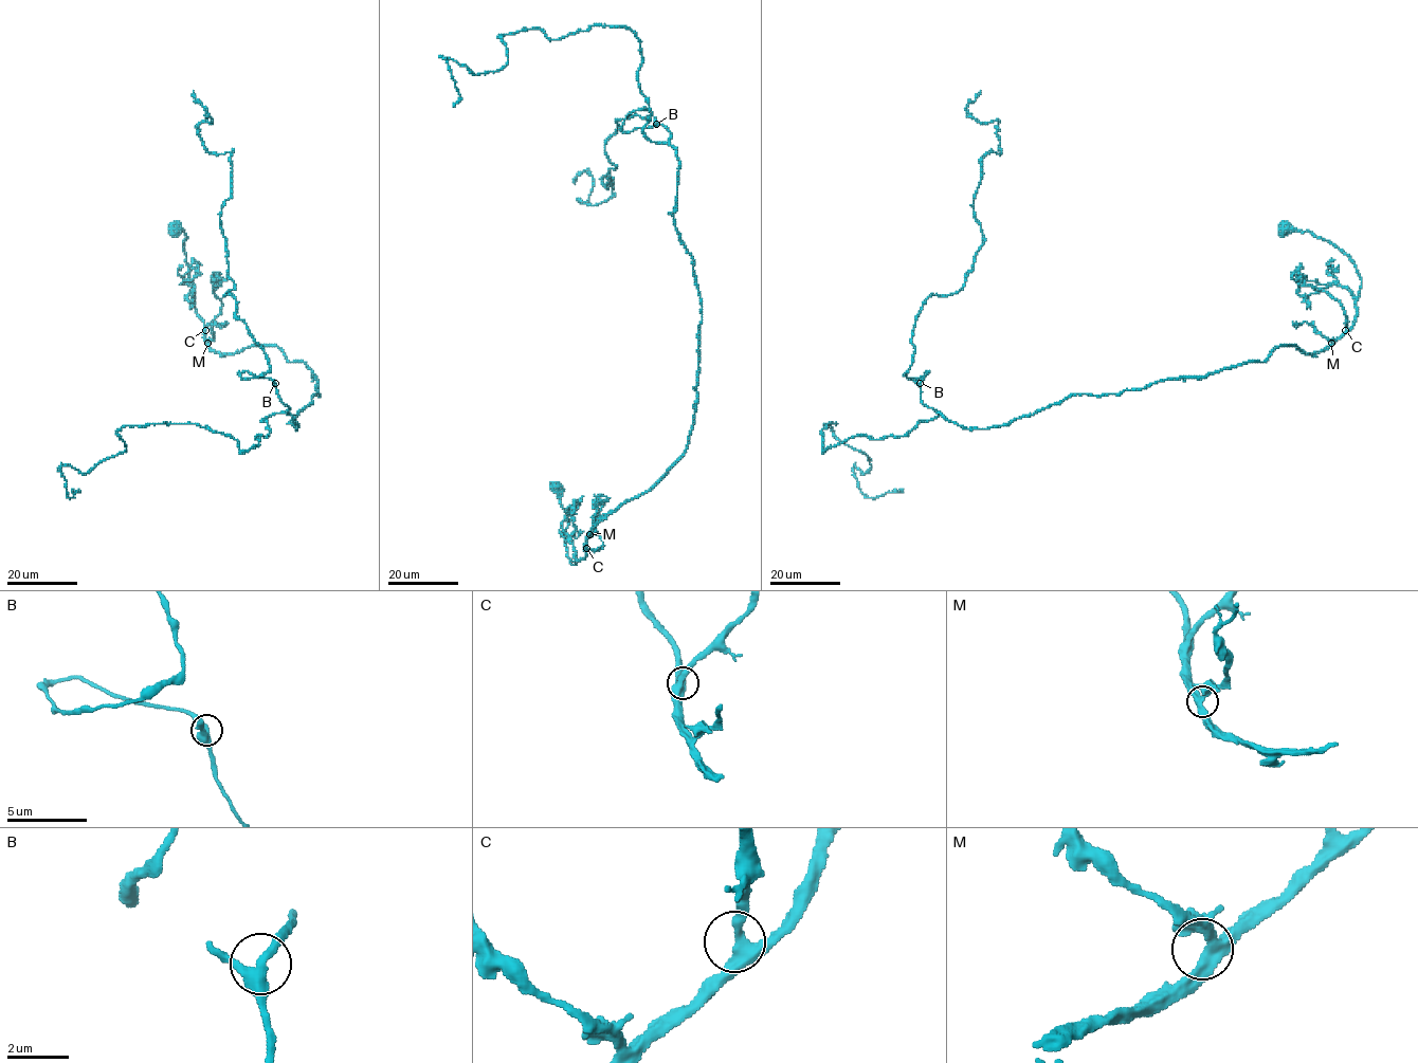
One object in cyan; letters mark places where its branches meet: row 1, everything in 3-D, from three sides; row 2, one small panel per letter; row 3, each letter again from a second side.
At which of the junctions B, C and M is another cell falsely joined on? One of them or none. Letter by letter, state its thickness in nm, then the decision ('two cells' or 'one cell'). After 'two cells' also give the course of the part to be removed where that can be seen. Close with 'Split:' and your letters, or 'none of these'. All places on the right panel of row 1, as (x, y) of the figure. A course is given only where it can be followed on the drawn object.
B: 400 nm thick; one cell
C: 440 nm thick; one cell
M: 360 nm thick; one cell
Split: none of these

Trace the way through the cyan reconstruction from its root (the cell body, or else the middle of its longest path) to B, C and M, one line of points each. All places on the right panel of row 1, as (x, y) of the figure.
B: (1285, 226), (1337, 245), (1361, 279), (1352, 325), (1319, 352), (1278, 346), (987, 428), (926, 406), (920, 383)
C: (1285, 226), (1310, 232), (1331, 242), (1353, 264), (1361, 286), (1357, 317), (1352, 325), (1345, 330)
M: (1285, 226), (1310, 232), (1337, 245), (1348, 256), (1361, 279), (1352, 325), (1331, 343)

